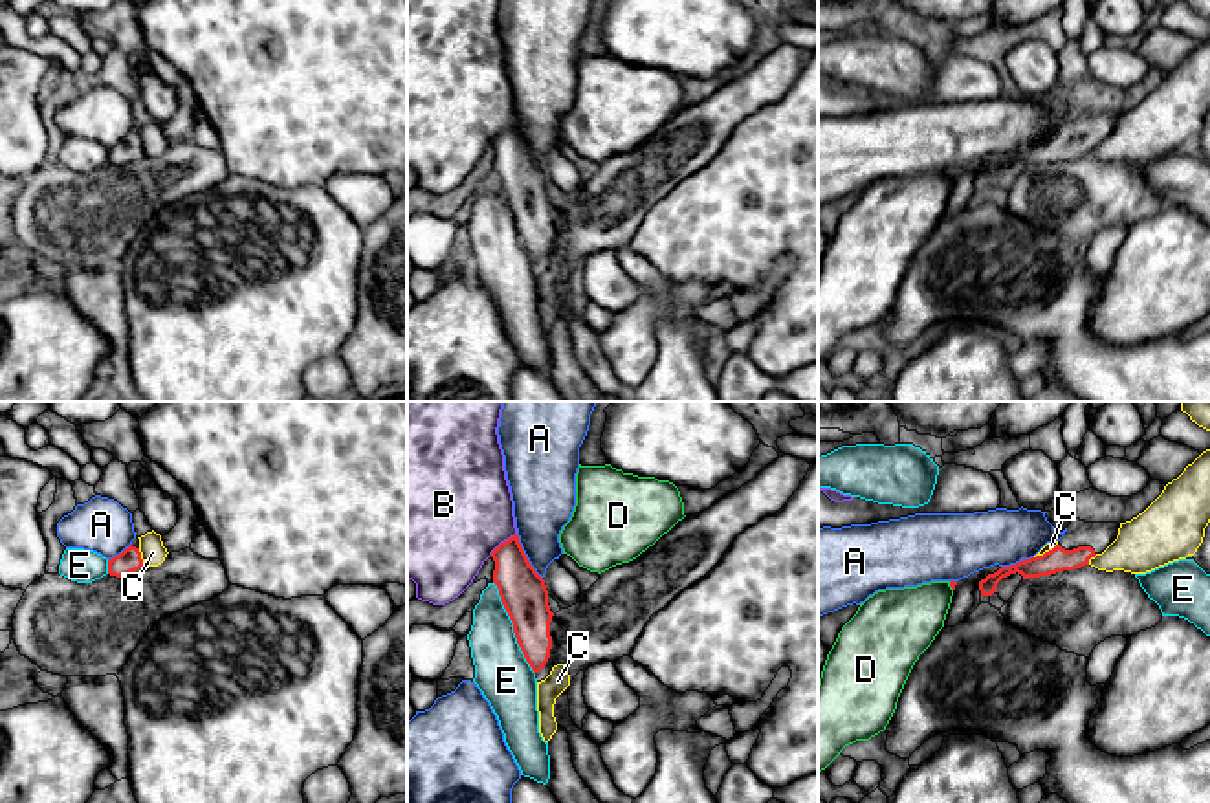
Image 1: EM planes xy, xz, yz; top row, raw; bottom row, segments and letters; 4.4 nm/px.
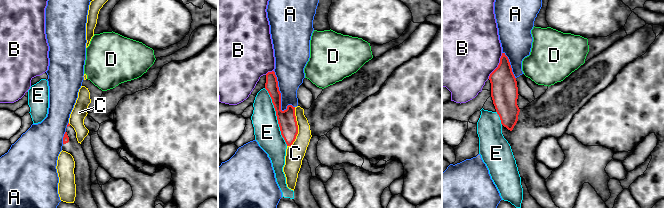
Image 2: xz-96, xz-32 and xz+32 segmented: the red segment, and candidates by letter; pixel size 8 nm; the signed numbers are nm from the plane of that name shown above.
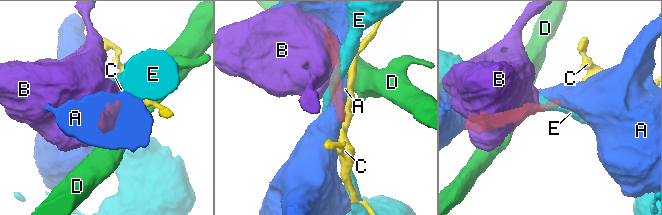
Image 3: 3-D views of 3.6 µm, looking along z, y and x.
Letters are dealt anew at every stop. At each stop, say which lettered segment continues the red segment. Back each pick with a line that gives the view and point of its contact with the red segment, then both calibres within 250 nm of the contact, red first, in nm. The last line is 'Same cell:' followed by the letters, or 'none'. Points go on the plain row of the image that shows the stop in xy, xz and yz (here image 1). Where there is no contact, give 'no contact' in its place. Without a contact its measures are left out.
Same cell: none

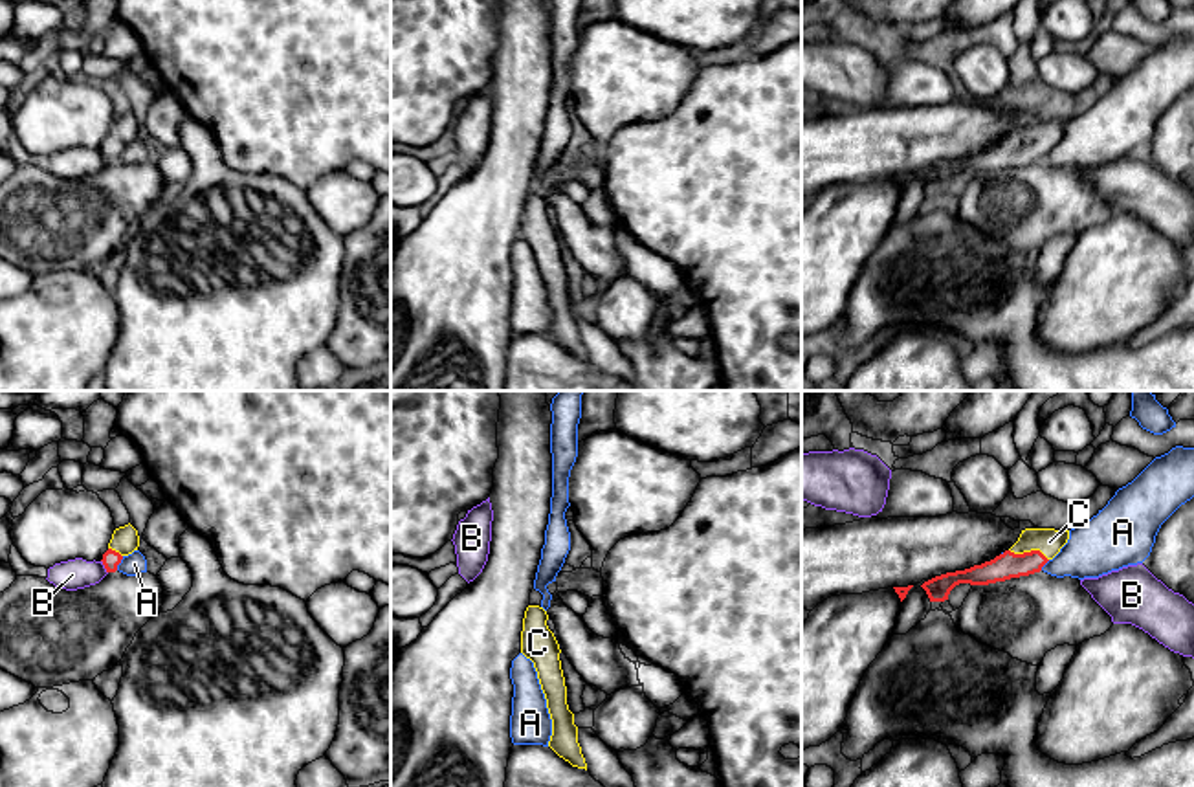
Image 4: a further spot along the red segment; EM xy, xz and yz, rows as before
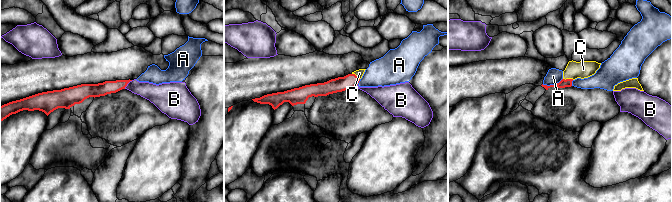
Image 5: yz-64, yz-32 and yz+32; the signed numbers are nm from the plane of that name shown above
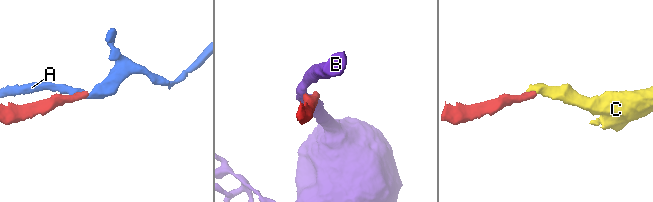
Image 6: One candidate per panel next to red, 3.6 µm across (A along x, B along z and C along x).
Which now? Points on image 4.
C: contact yz (1029, 142); calibres 120 and 120 nm
Same cell: C

